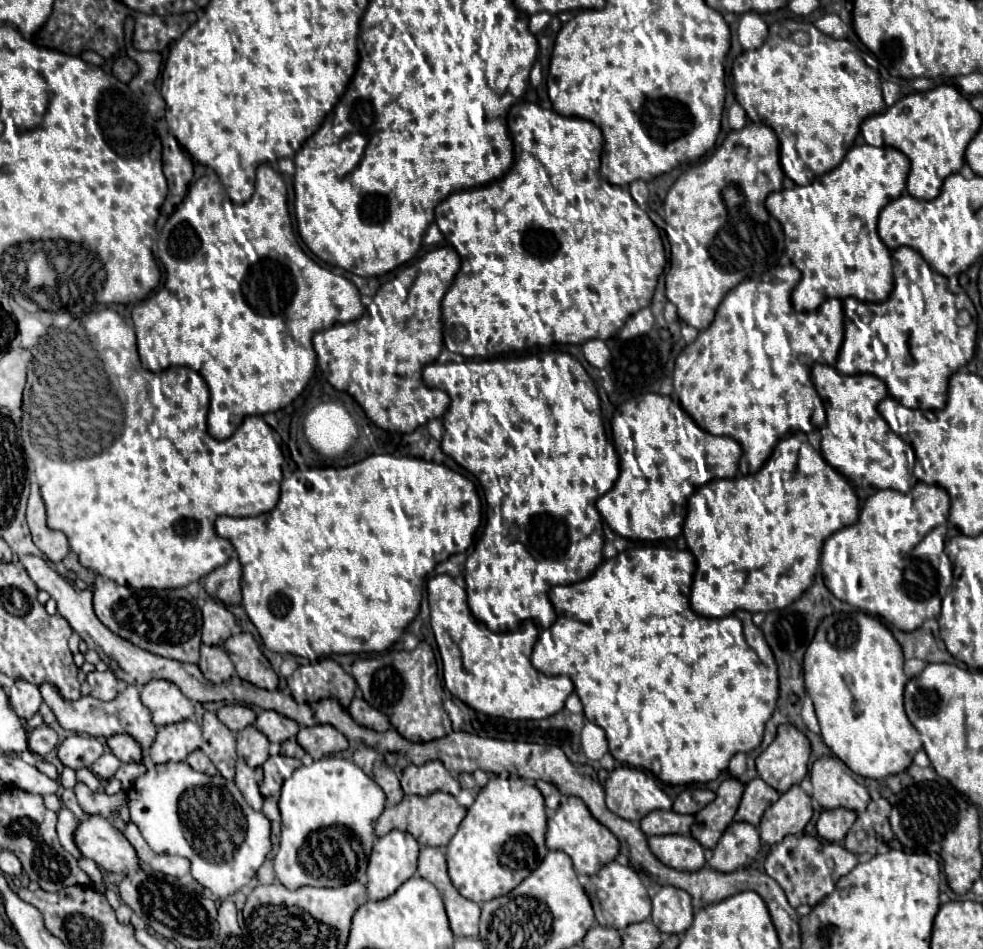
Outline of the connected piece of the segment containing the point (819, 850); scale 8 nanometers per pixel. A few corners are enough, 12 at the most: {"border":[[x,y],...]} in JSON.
{"border":[[788,835],[766,873],[790,905],[818,905],[858,865],[838,843]]}

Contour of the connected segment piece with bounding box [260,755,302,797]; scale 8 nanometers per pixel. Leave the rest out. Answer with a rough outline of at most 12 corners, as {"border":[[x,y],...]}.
{"border":[[270,757],[264,763],[264,797],[278,795],[282,781],[302,765],[296,758]]}

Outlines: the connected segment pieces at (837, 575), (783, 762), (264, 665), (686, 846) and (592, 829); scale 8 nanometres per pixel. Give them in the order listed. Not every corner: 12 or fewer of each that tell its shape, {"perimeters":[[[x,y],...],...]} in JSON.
{"perimeters":[[[876,491],[824,541],[840,601],[900,631],[952,583],[950,495]],[[794,725],[756,759],[760,777],[784,793],[808,773],[810,741]],[[250,633],[224,643],[240,679],[268,691],[278,675]],[[690,835],[648,837],[652,853],[678,871],[704,867]],[[564,797],[548,819],[546,847],[570,855],[576,873],[596,875],[618,839],[580,797]]]}

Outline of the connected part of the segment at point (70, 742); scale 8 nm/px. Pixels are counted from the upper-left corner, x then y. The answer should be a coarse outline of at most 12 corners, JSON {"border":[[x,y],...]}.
{"border":[[72,735],[58,747],[66,767],[92,767],[104,745]]}

